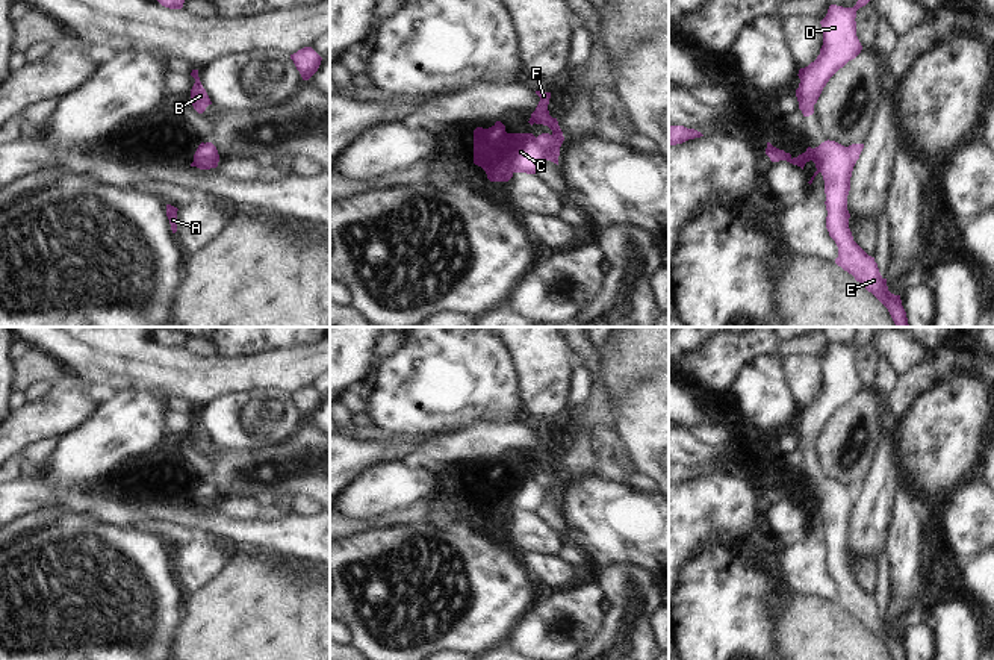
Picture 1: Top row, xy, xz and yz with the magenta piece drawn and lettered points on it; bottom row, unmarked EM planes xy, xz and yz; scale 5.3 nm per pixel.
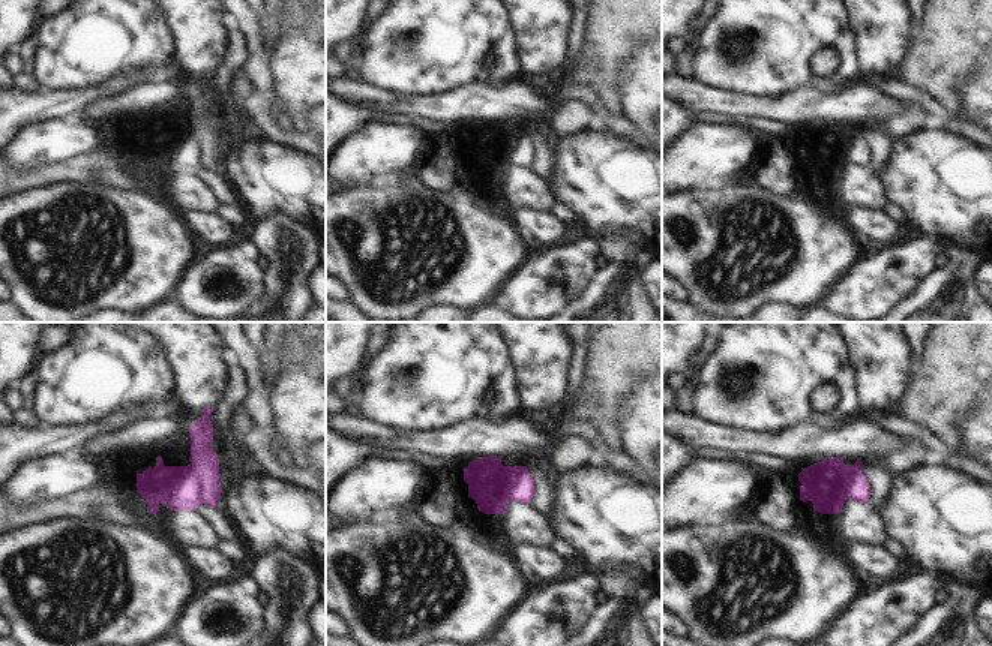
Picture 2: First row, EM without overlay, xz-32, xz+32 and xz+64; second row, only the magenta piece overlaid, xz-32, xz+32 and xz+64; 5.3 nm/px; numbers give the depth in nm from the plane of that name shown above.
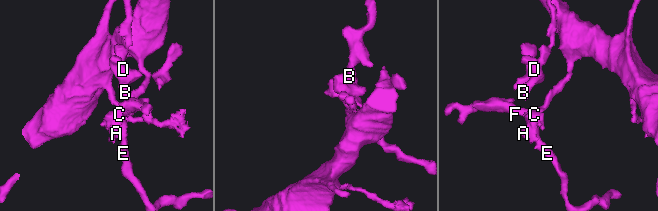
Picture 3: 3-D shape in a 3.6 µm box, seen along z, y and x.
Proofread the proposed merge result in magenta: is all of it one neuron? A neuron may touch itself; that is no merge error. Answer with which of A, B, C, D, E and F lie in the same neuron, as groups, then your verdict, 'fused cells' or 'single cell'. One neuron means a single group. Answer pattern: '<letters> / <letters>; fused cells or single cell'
A B C D E / F; fused cells

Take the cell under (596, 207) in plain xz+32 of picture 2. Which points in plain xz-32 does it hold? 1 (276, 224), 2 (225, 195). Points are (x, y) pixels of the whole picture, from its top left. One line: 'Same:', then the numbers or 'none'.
Same: none

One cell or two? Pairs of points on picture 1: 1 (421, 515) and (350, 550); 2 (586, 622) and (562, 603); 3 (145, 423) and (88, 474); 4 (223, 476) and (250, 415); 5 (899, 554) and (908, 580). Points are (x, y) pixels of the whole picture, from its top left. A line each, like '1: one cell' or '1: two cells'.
1: two cells
2: one cell
3: one cell
4: two cells
5: one cell

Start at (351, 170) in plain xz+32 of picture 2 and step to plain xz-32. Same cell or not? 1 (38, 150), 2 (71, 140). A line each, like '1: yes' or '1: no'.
1: yes
2: yes

